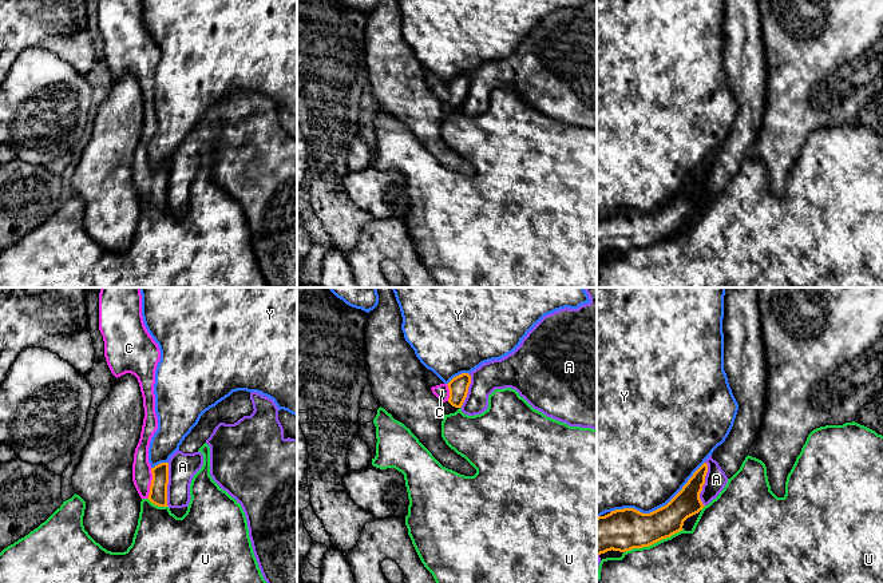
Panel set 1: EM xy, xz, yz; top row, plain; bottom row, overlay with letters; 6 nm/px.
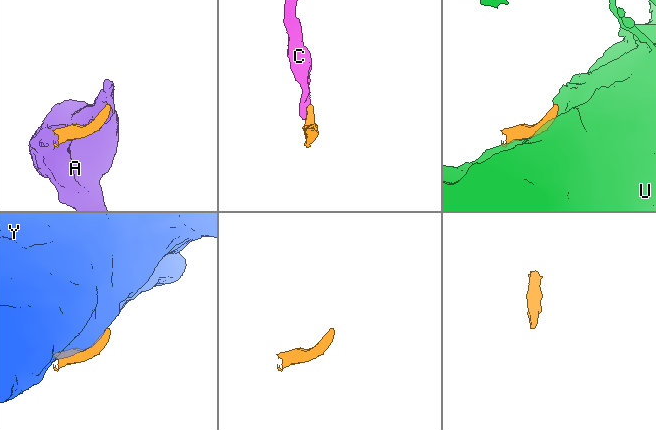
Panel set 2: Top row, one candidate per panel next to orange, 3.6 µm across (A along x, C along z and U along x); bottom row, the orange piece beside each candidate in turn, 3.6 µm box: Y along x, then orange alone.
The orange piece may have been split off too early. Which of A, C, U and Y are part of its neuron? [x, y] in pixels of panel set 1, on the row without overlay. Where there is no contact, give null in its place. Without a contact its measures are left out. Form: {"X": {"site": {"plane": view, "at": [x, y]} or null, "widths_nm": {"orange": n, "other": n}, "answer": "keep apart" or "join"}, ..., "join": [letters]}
{"A": {"site": {"plane": "xy", "at": [167, 183]}, "widths_nm": {"orange": 110, "other": 170}, "answer": "keep apart"}, "C": {"site": {"plane": "xy", "at": [151, 183]}, "widths_nm": {"orange": 110, "other": 120}, "answer": "join"}, "U": {"site": {"plane": "yz", "at": [653, 244]}, "widths_nm": {"orange": 260, "other": 500}, "answer": "keep apart"}, "Y": {"site": {"plane": "yz", "at": [658, 209]}, "widths_nm": {"orange": 260, "other": 480}, "answer": "keep apart"}, "join": ["C"]}

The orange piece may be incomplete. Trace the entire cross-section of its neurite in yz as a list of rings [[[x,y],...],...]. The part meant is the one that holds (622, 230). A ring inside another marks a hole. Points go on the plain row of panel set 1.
[[[704,163],[666,206],[650,214],[623,209],[598,217],[597,255],[649,247],[682,231],[684,222],[705,207],[700,194],[706,172],[708,164]]]

